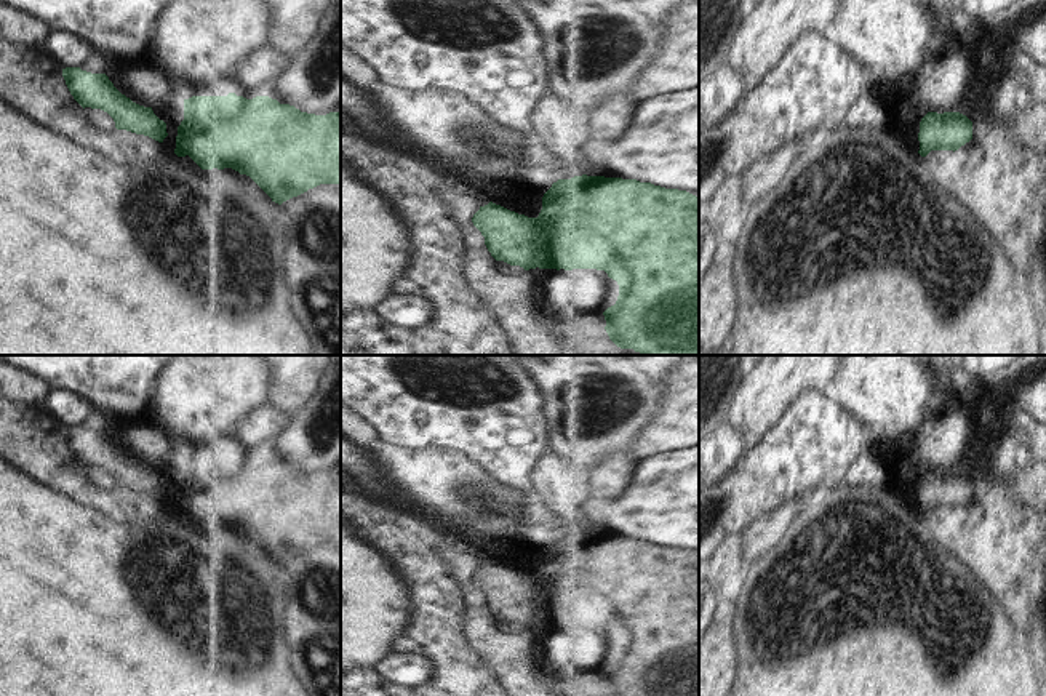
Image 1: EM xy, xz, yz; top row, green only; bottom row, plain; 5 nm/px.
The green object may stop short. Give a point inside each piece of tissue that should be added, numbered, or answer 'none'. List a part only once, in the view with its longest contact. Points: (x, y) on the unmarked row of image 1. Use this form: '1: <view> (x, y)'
1: xz (520, 556)

